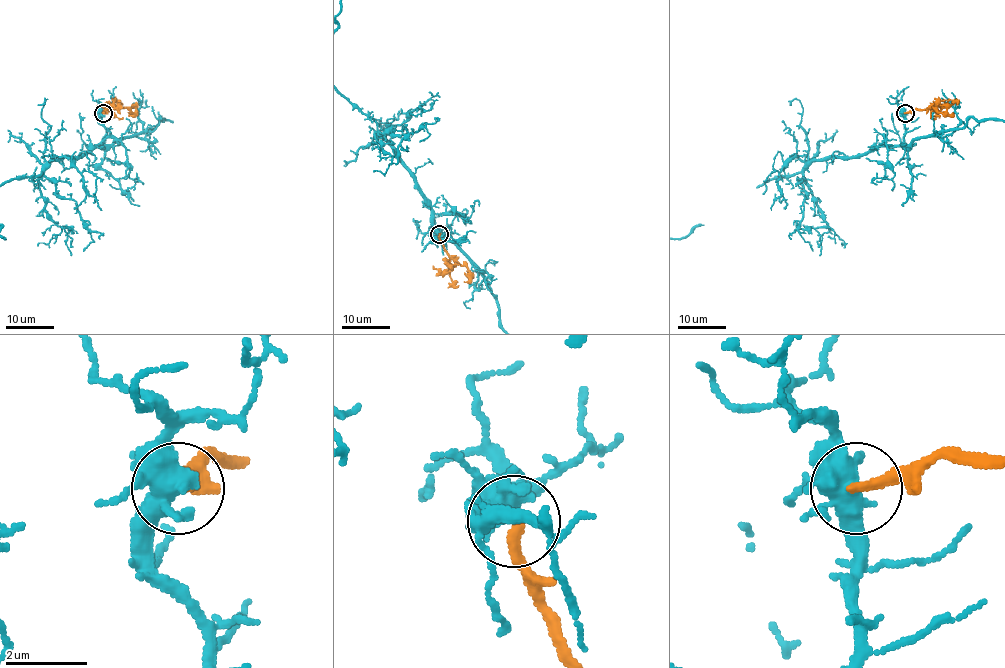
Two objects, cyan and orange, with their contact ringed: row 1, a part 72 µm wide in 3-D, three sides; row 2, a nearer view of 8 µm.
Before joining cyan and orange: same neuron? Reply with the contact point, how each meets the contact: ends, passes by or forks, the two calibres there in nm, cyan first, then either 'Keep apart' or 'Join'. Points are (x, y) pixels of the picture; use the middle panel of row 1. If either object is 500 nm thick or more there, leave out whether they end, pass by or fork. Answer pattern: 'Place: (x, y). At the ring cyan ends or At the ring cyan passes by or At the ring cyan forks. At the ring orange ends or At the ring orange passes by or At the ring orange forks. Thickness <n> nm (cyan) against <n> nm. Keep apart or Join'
Place: (439, 234). At the ring cyan forks. At the ring orange ends. Thickness 480 nm (cyan) against 280 nm. Keep apart

